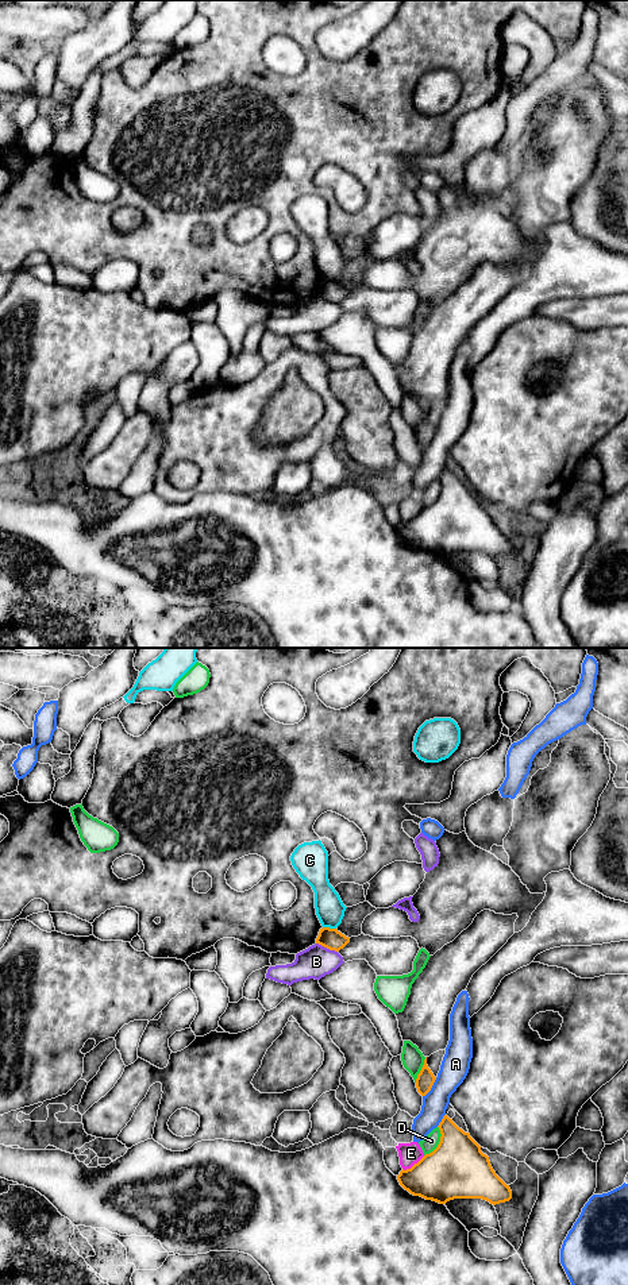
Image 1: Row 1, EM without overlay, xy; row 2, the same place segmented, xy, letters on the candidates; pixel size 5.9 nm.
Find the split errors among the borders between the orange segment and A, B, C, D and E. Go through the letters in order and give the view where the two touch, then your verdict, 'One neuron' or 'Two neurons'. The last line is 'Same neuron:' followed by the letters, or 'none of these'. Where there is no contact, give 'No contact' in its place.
A: Touches orange in xy. Two neurons
B: Touches orange in xy. Two neurons
C: Touches orange in xy. Two neurons
D: Touches orange in xy. Two neurons
E: Touches orange in xy. Two neurons
Same neuron: none of these

